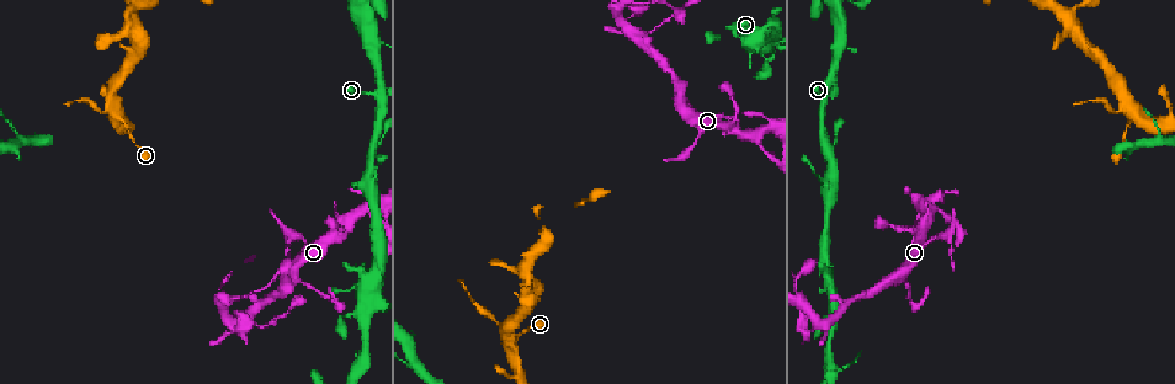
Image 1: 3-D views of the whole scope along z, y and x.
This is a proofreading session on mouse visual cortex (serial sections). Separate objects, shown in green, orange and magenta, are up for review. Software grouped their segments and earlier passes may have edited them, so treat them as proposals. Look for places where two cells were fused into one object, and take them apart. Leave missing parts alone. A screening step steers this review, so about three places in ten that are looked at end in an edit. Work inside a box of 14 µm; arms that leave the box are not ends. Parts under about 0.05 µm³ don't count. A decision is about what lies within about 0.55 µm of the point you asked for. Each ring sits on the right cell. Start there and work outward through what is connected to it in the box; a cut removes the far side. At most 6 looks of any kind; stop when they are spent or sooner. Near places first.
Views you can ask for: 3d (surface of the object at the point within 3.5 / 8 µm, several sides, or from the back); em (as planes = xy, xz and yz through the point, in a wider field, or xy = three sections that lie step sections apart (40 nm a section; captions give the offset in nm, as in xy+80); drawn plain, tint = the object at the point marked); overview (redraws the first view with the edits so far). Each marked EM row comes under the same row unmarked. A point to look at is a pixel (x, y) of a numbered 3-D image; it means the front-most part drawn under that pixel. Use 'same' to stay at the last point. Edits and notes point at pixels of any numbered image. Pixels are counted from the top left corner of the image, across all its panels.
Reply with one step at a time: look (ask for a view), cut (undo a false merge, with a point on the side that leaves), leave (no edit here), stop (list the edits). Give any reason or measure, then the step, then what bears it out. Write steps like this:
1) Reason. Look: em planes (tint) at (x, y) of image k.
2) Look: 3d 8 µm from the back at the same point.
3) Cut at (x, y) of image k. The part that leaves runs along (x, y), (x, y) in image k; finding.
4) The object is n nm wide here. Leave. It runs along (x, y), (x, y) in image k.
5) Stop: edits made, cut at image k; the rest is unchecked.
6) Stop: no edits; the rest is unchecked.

Arms run side by side. Look: 3d 8 µm at (827, 148) of image 1.

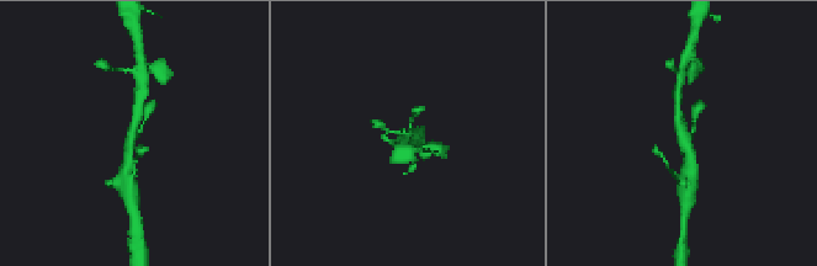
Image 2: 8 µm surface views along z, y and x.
3 arms meet here; the arms are 150, 250, 300 nm wide. Look: em xy step 1 (tint) at (684, 136) of image 2.

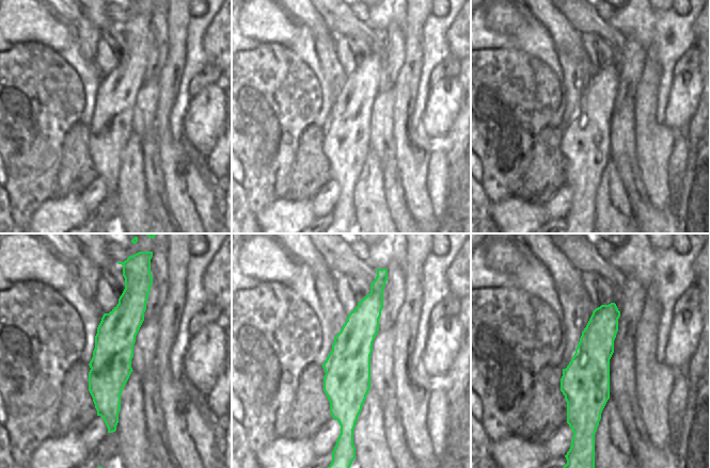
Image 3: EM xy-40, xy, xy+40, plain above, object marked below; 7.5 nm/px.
Leave. It runs along (141, 102), (125, 171) in image 2; all the same cell.

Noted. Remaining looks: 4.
Branch point. Look: 3d 3.5 µm at (685, 109) of image 1.

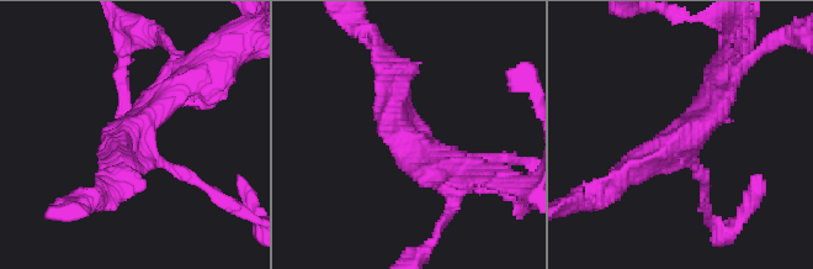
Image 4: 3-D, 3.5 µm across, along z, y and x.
Need the tissue. Look: em xy step 3 (tint) at (407, 145) of image 4.

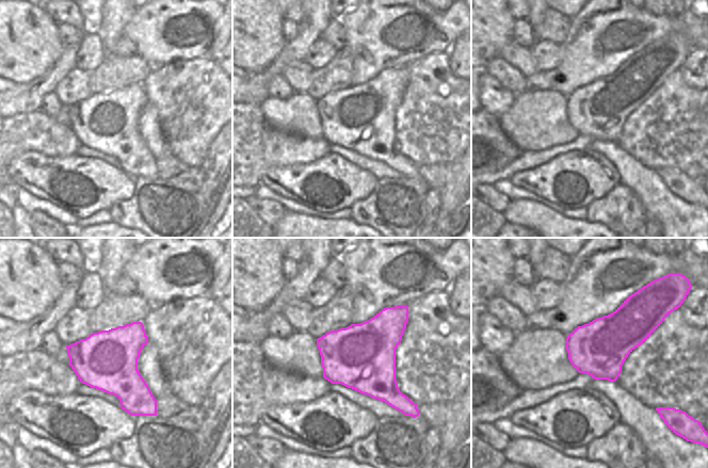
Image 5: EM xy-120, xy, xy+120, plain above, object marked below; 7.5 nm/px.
The object is 500 nm wide here. Leave. It runs along (719, 79), (695, 128), (628, 170) in image 4; all the same cell.

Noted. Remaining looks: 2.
Sharp bend. Look: 3d 3.5 µm at (754, 134) of image 1.

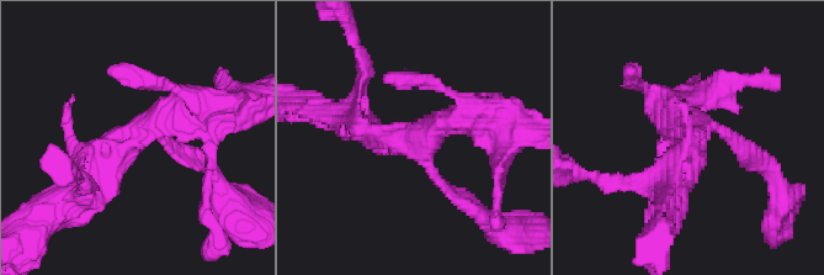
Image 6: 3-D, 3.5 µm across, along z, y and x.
3 arms meet here; the arms are 150, 350, 350 nm wide. Look: em xy step 1 (tint) at (692, 136) of image 6.

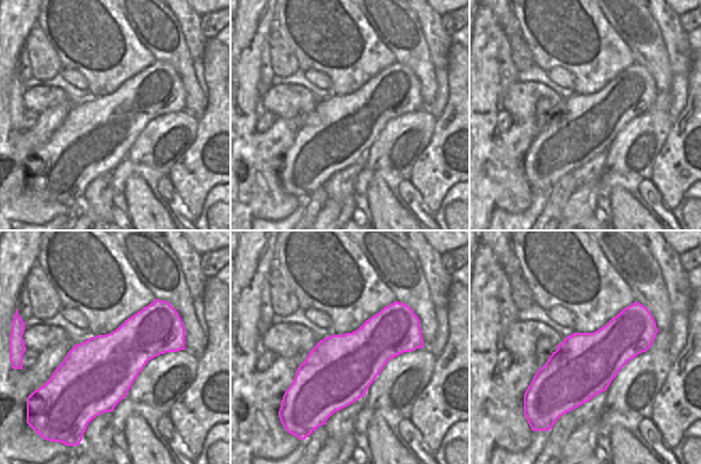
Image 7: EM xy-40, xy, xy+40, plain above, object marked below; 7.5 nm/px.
Leave. It runs along (76, 188), (149, 123), (210, 112) in image 6; continuous, no second cell.

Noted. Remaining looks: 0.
Stop: no edits; the rest is unchecked.

